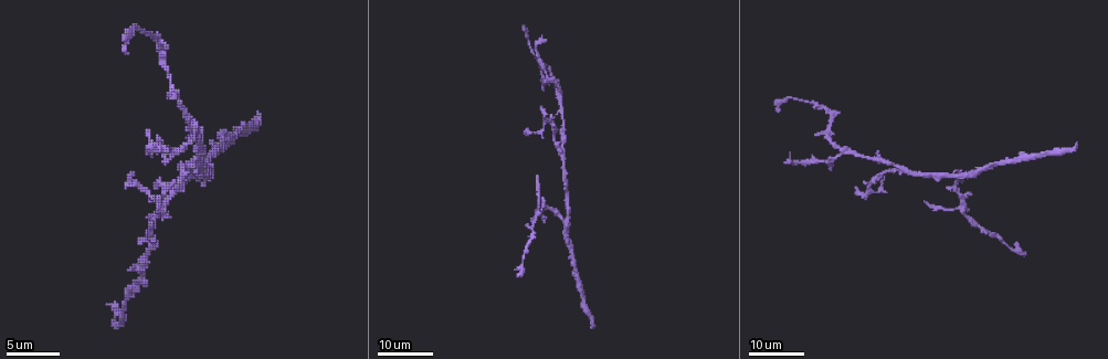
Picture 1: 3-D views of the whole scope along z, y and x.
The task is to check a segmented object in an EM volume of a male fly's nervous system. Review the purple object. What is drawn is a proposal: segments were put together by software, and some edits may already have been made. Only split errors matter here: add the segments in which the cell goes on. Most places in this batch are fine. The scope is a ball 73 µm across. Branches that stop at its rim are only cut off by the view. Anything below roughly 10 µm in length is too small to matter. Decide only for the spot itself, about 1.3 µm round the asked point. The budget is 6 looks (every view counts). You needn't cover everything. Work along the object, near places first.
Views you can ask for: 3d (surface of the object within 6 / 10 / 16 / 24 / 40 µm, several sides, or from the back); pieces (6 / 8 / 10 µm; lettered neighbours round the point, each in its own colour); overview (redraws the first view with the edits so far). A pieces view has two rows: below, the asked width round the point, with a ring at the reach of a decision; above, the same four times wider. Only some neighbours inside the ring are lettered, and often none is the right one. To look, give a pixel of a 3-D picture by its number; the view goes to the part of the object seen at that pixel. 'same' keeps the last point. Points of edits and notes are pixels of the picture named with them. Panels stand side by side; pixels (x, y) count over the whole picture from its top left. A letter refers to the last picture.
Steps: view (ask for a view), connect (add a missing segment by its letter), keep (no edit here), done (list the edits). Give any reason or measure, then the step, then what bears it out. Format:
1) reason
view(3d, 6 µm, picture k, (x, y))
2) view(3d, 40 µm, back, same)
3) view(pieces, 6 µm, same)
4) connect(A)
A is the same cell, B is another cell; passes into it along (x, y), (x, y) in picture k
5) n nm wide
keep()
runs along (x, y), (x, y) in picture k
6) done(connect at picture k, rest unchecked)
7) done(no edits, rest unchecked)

an open end
view(3d, 16 µm, picture 1, (538, 178))

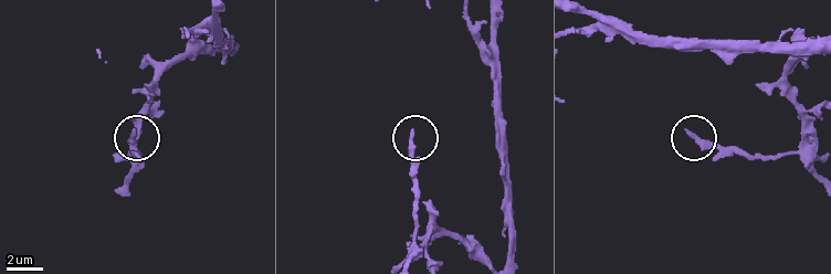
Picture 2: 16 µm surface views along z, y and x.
view(pieces, 10 µm, picture 2, (411, 133))

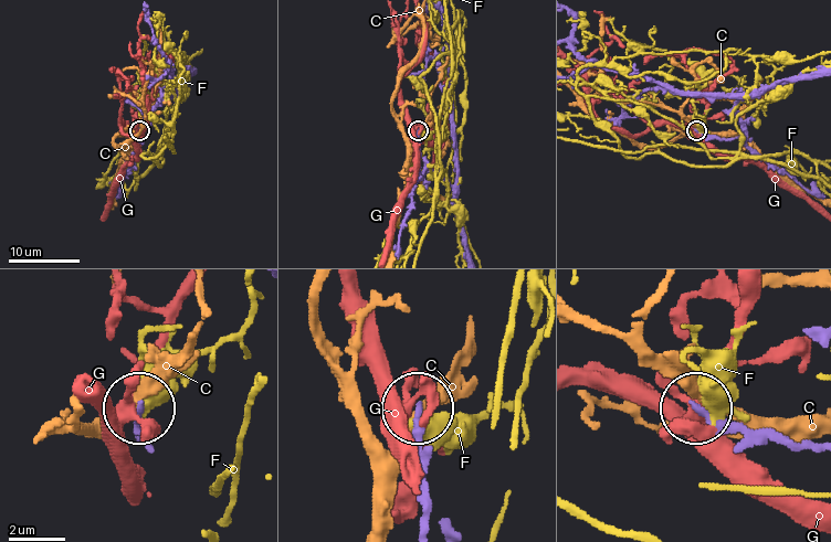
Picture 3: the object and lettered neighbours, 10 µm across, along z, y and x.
210 nm wide
keep()
C, F and G are other cells; runs along (422, 523), (418, 412) in picture 3; none of them fits

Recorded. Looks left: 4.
view(3d, 24 µm, picture 1, (544, 220))

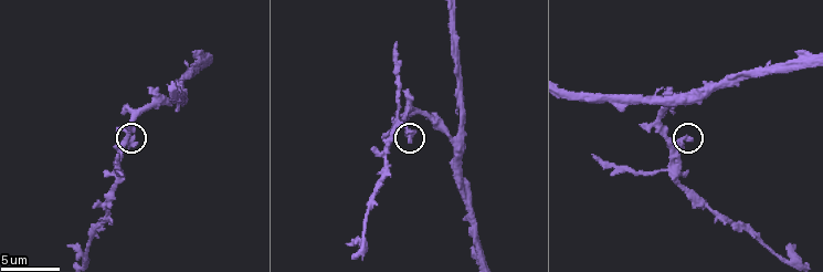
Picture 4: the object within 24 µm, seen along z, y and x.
view(pieces, 8 µm, picture 4, (689, 137))

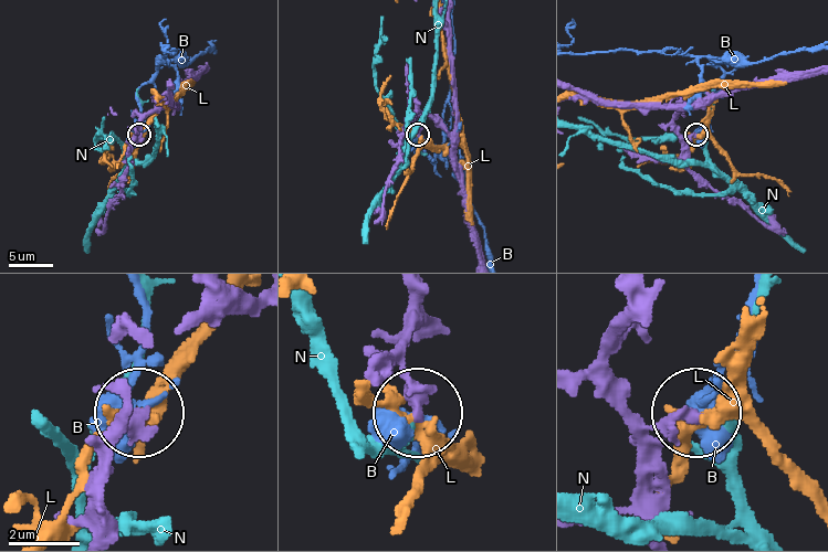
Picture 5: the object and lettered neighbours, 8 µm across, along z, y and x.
keep()
B, L and N are other cells; none of them fits

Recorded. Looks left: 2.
free end
view(3d, 24 µm, picture 1, (175, 98))

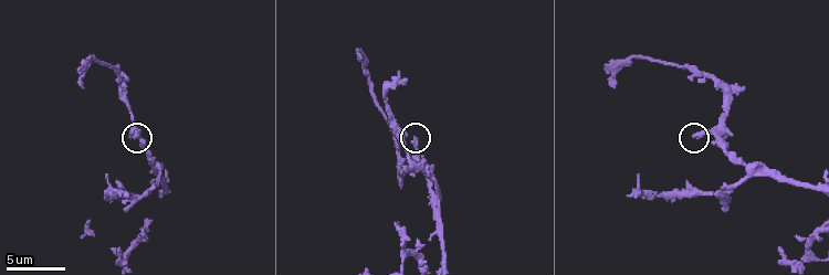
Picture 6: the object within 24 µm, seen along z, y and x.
see the neighbours
view(pieces, 8 µm, picture 6, (413, 136))

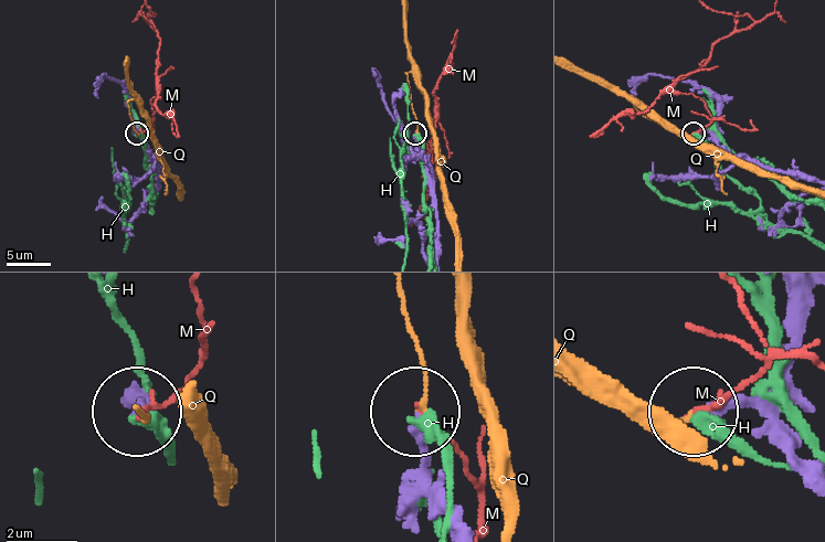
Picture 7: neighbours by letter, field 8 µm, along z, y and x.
290 nm wide
keep()
H, M and Q are other cells; runs along (437, 253), (435, 183), (415, 134) in picture 7; no lettered segment goes on from it

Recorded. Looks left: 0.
done(no edits, rest unchecked)

